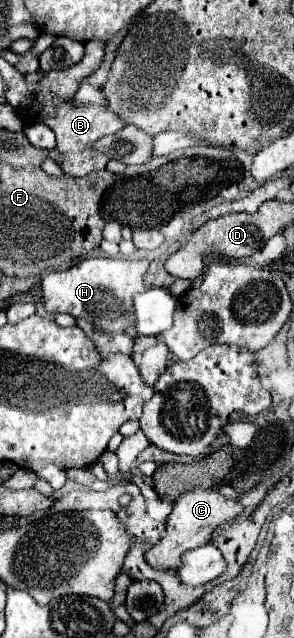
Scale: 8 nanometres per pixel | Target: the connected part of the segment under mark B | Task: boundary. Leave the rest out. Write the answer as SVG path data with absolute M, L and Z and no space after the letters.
M37 87L31 89L31 103L23 109L21 119L25 125L33 125L33 123L45 123L57 137L57 153L59 153L59 161L57 165L63 169L65 175L71 177L83 177L91 171L97 169L105 169L109 163L109 157L101 151L95 149L95 143L109 135L109 133L117 133L121 131L127 123L115 113L111 111L107 105L75 105L69 99L57 97L51 91L39 91Z

